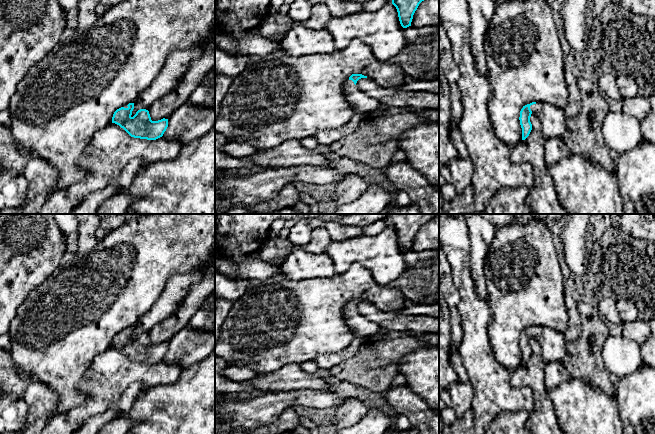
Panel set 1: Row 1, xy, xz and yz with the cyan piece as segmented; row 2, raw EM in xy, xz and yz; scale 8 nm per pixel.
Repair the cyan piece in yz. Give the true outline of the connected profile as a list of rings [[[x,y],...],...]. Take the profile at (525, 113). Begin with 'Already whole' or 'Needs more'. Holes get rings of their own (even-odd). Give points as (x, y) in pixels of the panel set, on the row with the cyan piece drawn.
Needs more. [[[532,102],[523,106],[520,111],[522,140],[525,140],[531,130],[531,114],[534,113],[541,122],[541,130],[545,139],[558,138],[563,140],[566,131],[566,116],[563,109],[545,102]]]

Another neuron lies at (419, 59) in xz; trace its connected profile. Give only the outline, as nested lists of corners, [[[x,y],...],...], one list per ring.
[[[439,26],[407,27],[405,46],[390,62],[399,65],[411,78],[424,81],[439,80]]]

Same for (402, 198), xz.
[[[392,187],[392,189],[396,192],[396,200],[395,200],[396,206],[408,207],[411,204],[413,204],[411,198],[405,191],[396,189],[394,187]]]

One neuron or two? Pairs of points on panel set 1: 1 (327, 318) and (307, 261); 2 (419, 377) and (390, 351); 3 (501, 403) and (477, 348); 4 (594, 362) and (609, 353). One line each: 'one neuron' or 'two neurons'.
1: two neurons
2: two neurons
3: one neuron
4: two neurons

